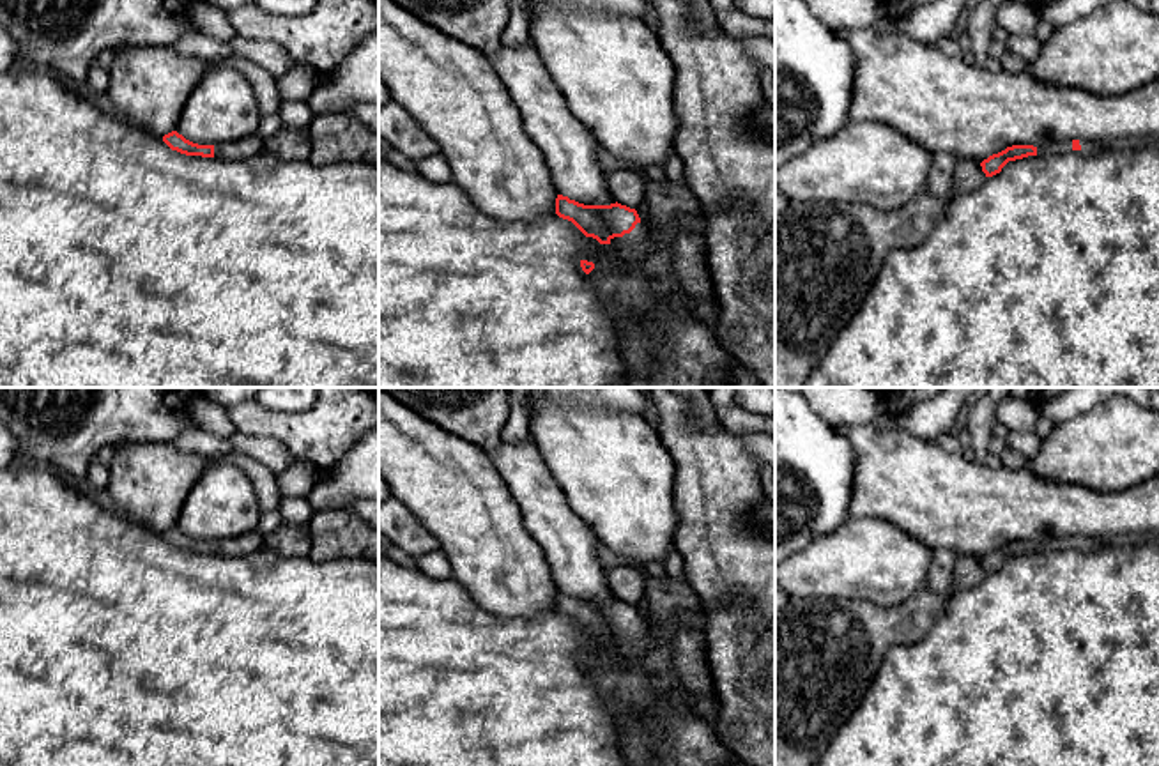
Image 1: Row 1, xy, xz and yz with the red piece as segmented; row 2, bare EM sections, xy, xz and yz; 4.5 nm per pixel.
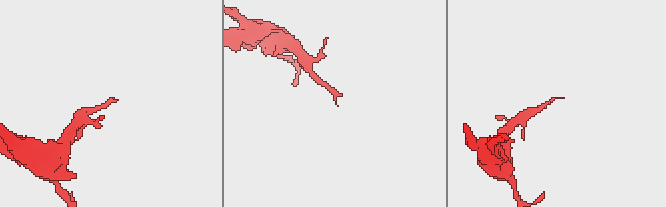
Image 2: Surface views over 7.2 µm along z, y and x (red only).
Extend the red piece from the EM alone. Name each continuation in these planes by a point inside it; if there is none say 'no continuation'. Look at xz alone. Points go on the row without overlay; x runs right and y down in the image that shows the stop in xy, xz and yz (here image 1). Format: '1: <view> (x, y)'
1: xz (634, 644)

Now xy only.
1: xy (250, 542)

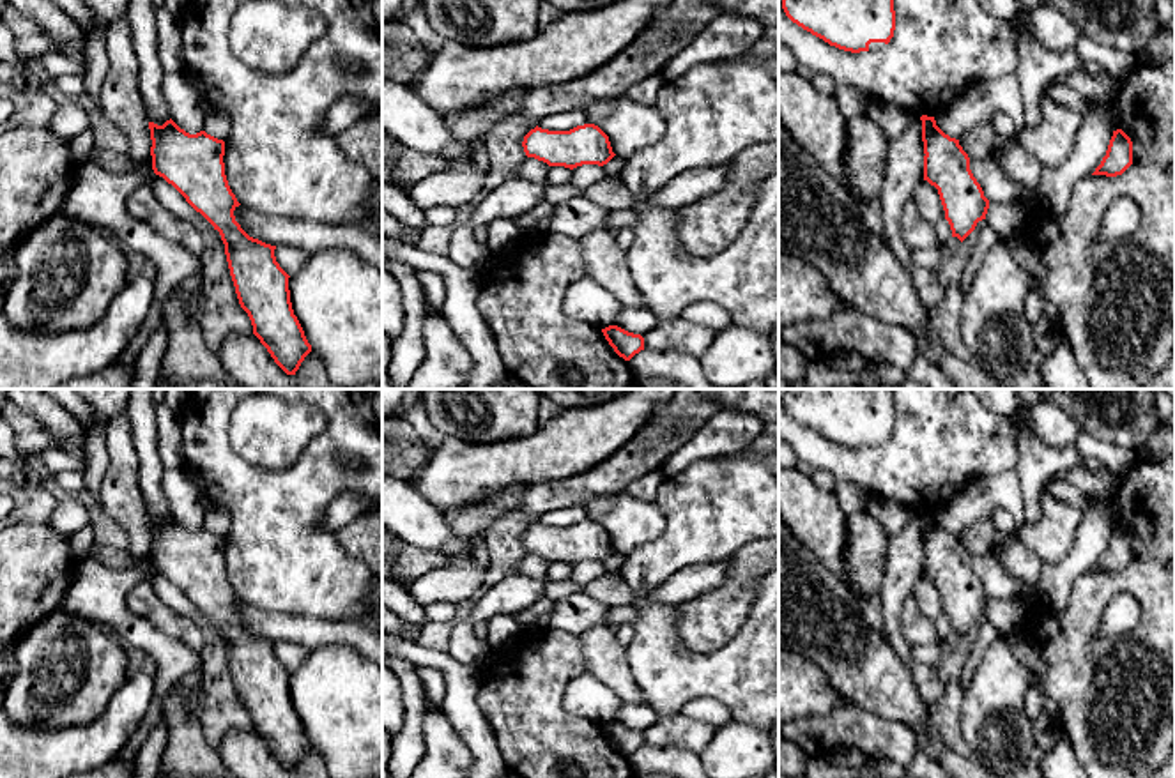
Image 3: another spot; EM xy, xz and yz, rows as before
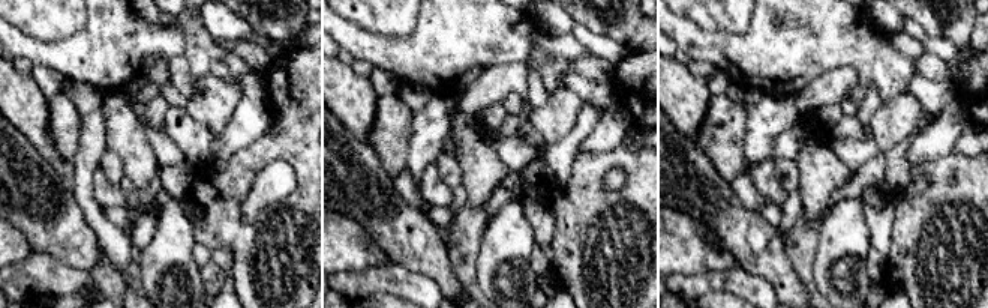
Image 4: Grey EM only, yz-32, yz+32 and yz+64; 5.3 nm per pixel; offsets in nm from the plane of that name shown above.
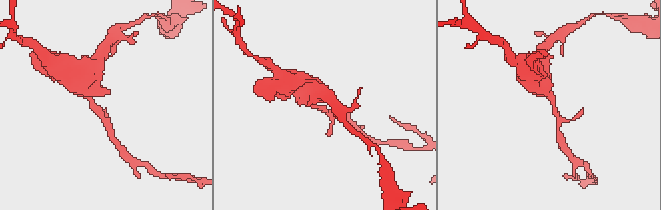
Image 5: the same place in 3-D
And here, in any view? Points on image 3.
no continuation

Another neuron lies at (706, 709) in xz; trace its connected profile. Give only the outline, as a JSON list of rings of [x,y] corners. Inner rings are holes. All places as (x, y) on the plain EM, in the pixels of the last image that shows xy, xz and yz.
[[[694,698],[687,702],[680,714],[715,725],[717,728],[731,721],[731,711],[717,698]]]

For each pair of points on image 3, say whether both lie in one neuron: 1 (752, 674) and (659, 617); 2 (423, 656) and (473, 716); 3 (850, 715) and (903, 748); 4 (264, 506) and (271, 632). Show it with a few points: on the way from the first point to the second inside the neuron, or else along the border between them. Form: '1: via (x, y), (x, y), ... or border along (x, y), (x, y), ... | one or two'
1: via (724, 674), (692, 674), (664, 646) | one
2: via (441, 662), (460, 681), (460, 699) | one
3: via (862, 727), (871, 734), (890, 739) | one
4: border along (241, 598), (266, 610), (307, 614), (310, 617) | two

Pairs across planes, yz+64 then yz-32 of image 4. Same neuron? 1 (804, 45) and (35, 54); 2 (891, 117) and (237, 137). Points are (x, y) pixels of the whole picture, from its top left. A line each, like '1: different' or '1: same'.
1: same
2: different

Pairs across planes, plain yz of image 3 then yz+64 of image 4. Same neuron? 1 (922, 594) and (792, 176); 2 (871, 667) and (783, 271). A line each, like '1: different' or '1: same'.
1: same
2: same

